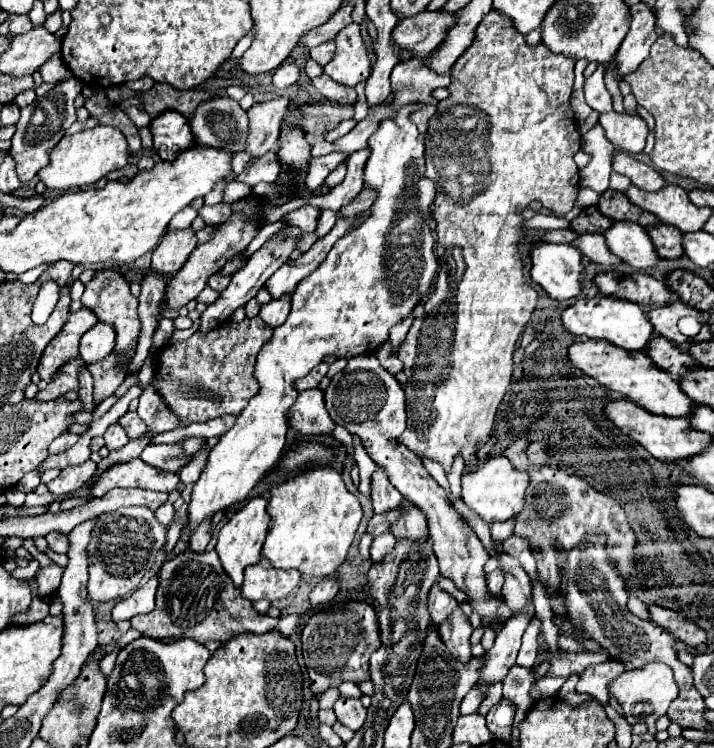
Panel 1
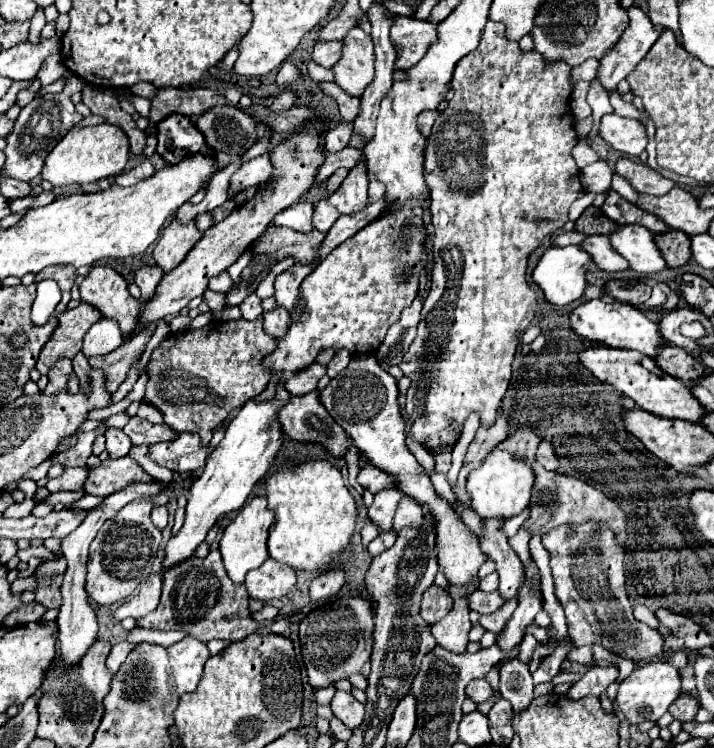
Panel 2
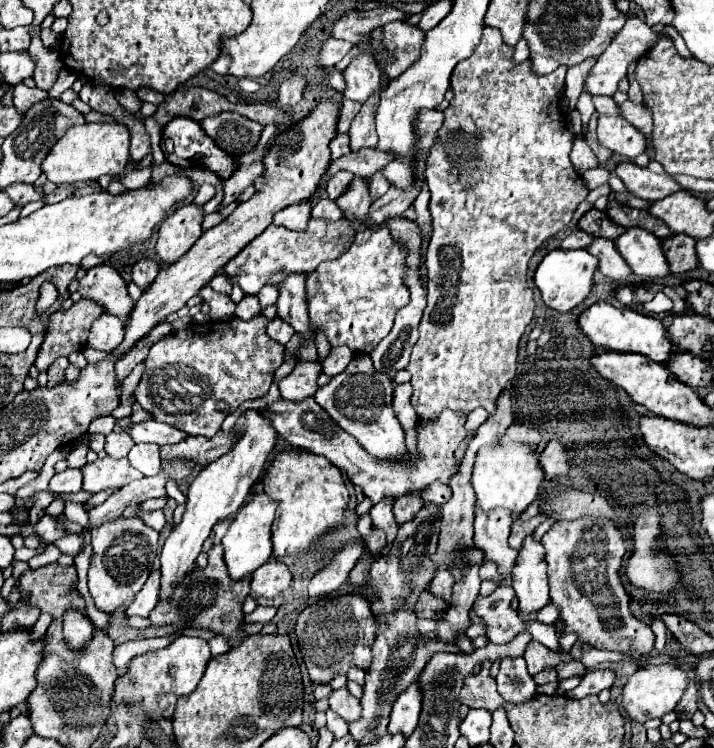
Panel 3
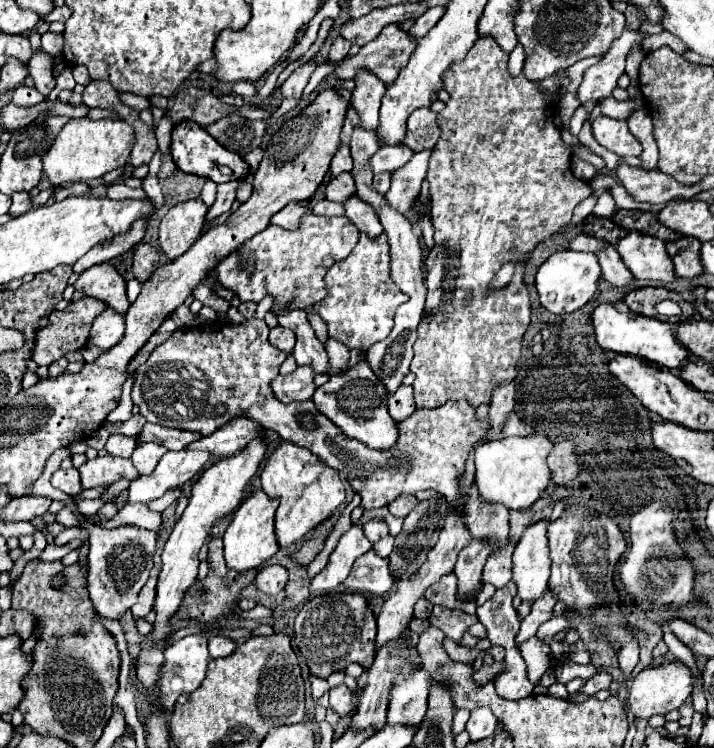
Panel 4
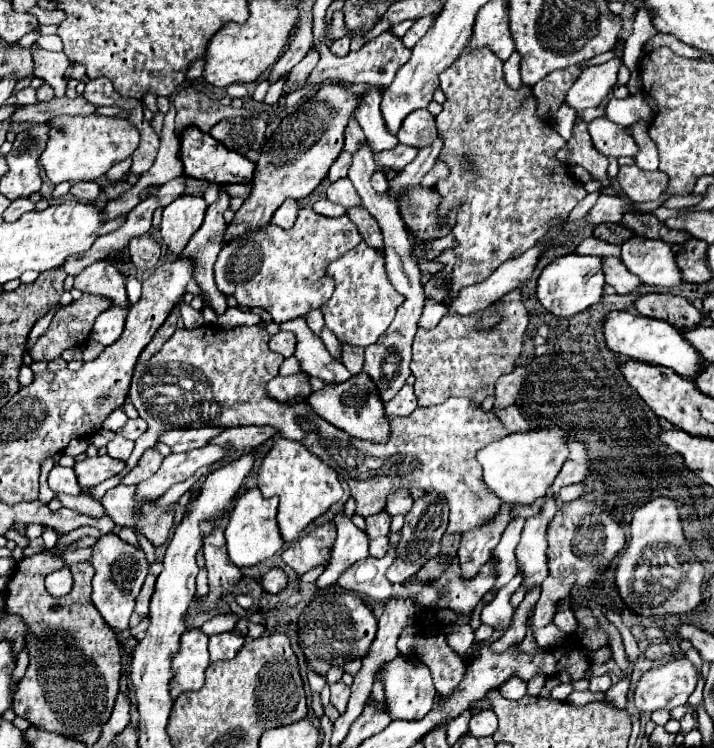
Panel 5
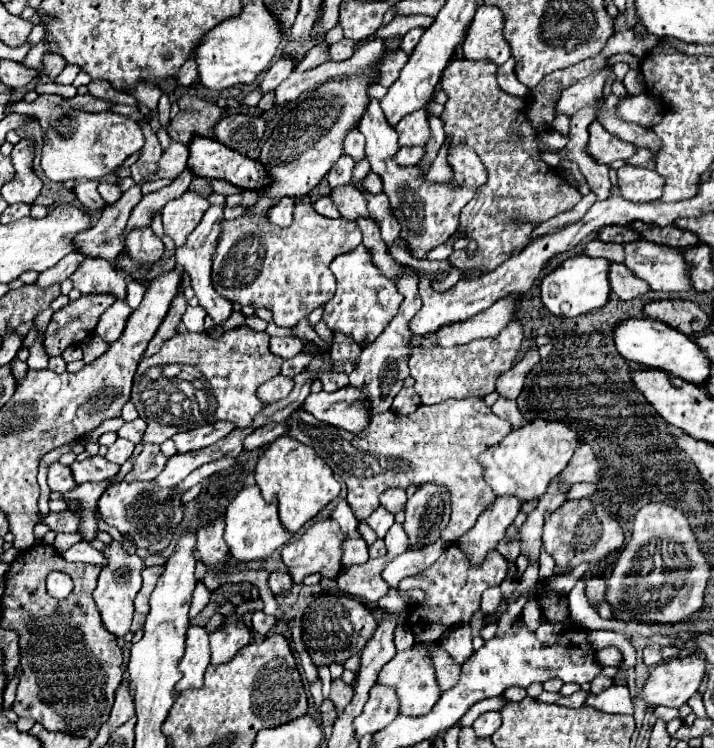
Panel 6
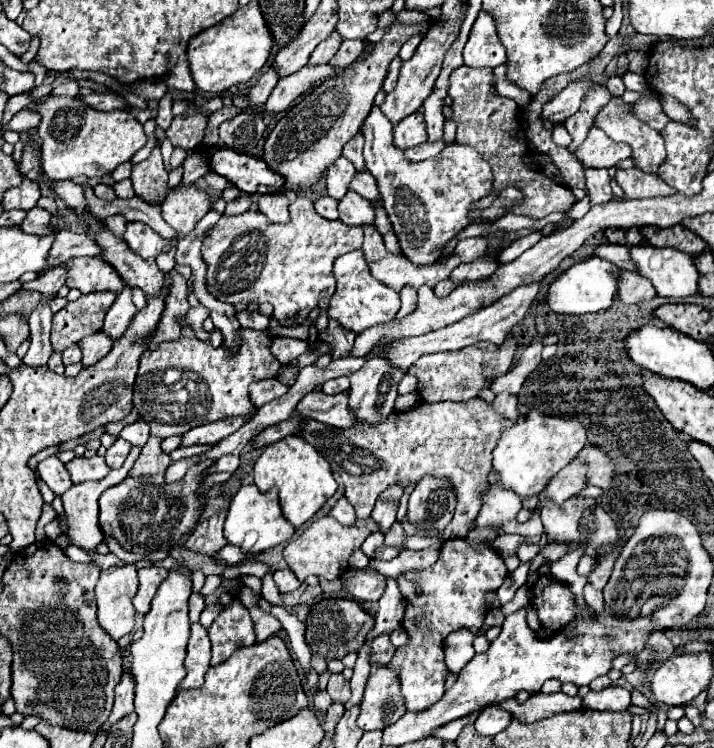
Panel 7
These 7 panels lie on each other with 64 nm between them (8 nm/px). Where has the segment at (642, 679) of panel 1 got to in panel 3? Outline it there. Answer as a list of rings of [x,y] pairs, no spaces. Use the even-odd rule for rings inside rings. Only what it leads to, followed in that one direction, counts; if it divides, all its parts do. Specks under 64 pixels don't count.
[[[674,664],[644,666],[628,678],[622,690],[622,708],[628,712],[630,720],[636,720],[636,722],[646,722],[650,718],[662,718],[666,712],[672,712],[676,708],[686,686],[688,686],[688,678],[680,666],[674,666]]]

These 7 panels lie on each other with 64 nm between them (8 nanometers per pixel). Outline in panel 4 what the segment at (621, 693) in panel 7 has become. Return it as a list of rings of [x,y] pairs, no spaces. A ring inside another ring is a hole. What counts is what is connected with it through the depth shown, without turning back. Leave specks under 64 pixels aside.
[[[630,642],[626,644],[620,652],[618,652],[618,664],[620,668],[626,672],[626,674],[632,674],[634,666],[638,664],[638,644],[636,642]]]

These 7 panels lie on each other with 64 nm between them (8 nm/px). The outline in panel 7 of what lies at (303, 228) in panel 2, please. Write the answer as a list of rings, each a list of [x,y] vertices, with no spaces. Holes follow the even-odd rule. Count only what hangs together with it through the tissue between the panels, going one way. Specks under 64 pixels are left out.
[[[266,194],[260,198],[258,202],[258,210],[262,214],[268,216],[268,220],[284,224],[290,220],[290,212],[288,212],[288,198],[286,194]]]

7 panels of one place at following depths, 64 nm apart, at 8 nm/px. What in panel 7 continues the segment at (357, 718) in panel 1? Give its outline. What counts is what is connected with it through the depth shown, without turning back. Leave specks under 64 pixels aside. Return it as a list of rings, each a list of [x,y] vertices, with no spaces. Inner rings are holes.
[[[332,674],[330,680],[328,680],[328,694],[332,698],[332,702],[342,702],[346,704],[350,700],[350,686],[348,682],[344,680],[342,674]]]

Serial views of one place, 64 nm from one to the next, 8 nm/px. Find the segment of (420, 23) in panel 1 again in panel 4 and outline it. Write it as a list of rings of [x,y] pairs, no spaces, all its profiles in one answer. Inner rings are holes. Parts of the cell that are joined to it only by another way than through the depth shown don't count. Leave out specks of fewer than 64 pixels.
[[[388,24],[388,28],[384,28],[376,40],[362,46],[356,56],[340,62],[336,76],[352,78],[358,68],[368,68],[384,84],[390,84],[408,64],[412,52],[416,50],[416,44],[418,40],[404,32],[400,26]]]

